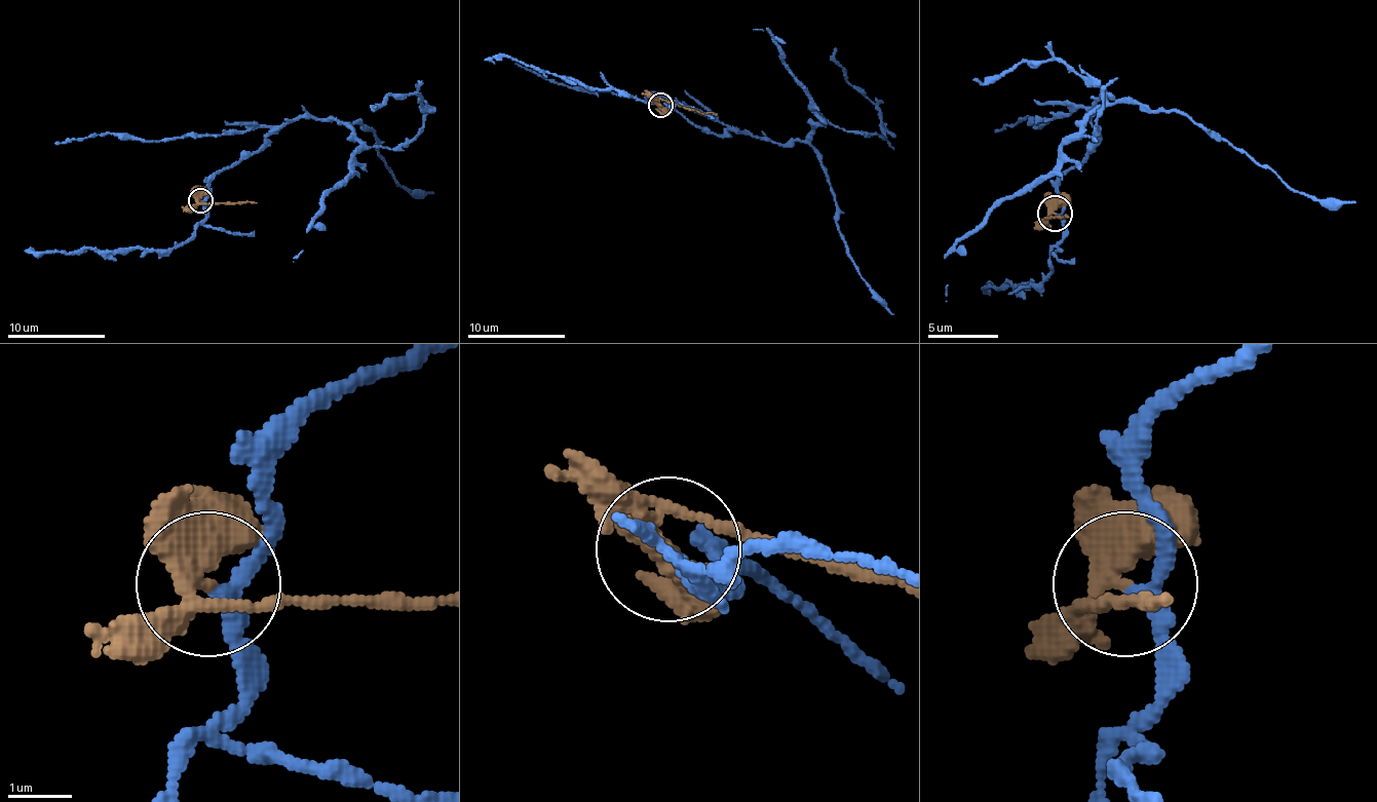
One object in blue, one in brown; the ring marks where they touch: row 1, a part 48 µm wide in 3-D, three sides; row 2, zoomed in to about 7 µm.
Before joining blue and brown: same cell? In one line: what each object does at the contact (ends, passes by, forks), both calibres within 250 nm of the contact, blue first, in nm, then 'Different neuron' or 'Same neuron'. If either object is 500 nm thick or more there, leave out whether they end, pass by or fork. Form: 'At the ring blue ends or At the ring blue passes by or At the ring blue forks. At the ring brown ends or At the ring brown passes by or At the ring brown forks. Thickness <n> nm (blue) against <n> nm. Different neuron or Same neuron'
At the ring blue passes by. At the ring brown forks. Thickness 200 nm (blue) against 300 nm. Different neuron

